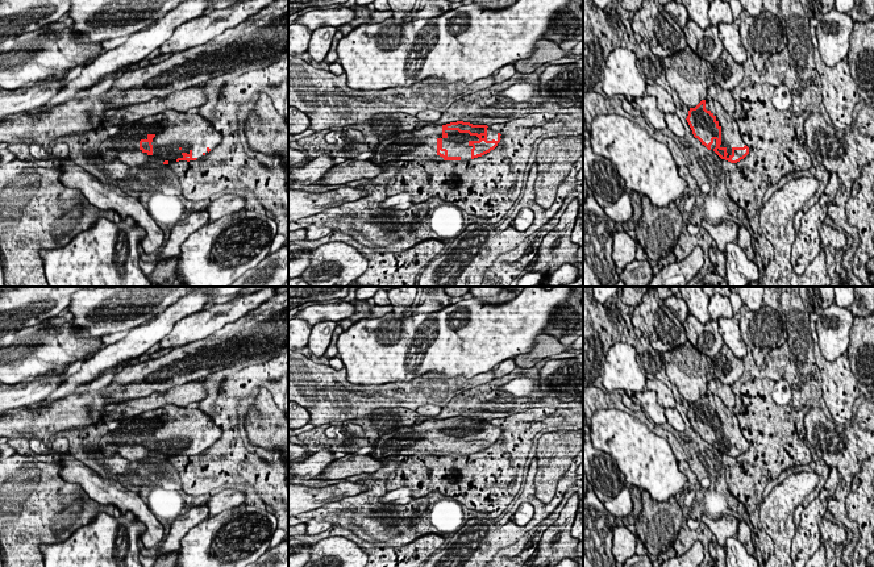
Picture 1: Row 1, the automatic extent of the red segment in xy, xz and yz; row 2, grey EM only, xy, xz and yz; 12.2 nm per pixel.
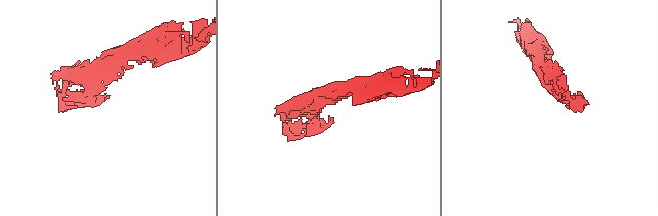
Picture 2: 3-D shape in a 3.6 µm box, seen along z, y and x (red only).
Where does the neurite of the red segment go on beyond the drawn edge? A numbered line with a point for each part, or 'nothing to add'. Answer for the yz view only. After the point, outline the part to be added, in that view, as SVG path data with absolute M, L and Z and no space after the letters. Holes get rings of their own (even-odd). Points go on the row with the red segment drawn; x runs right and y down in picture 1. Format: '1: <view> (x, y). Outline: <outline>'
1: yz (731, 137). Outline: M707 96L706 99L706 109L709 111L719 122L721 128L721 145L720 147L727 149L727 158L732 155L733 147L744 147L745 142L741 138L738 125L736 120L724 111L721 104L712 97Z

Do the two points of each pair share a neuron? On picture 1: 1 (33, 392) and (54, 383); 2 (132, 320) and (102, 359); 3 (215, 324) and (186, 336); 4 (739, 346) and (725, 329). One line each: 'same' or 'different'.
1: same
2: different
3: same
4: same

